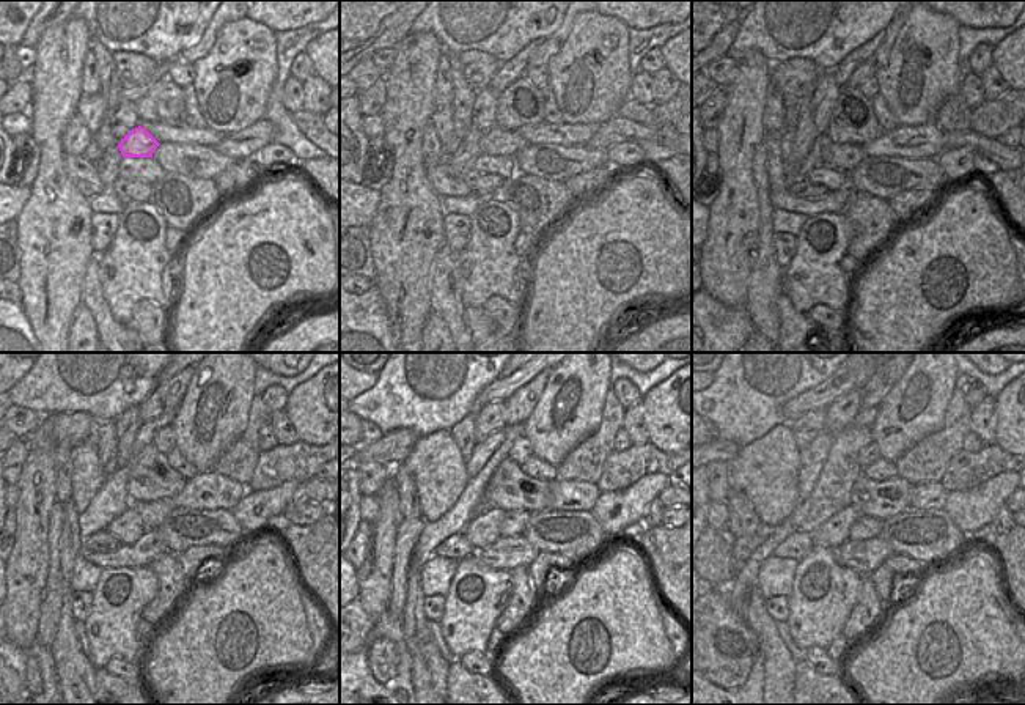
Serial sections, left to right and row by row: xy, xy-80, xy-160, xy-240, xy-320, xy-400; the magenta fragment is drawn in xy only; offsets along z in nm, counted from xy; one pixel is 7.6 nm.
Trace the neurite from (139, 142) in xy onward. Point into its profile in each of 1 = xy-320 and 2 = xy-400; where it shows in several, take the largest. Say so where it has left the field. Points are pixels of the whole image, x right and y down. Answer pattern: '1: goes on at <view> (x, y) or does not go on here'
1: goes on at xy-320 (565, 494)
2: goes on at xy-400 (925, 496)

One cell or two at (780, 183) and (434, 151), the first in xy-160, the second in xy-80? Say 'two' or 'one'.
one

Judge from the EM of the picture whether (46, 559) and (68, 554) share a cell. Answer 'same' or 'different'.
different

